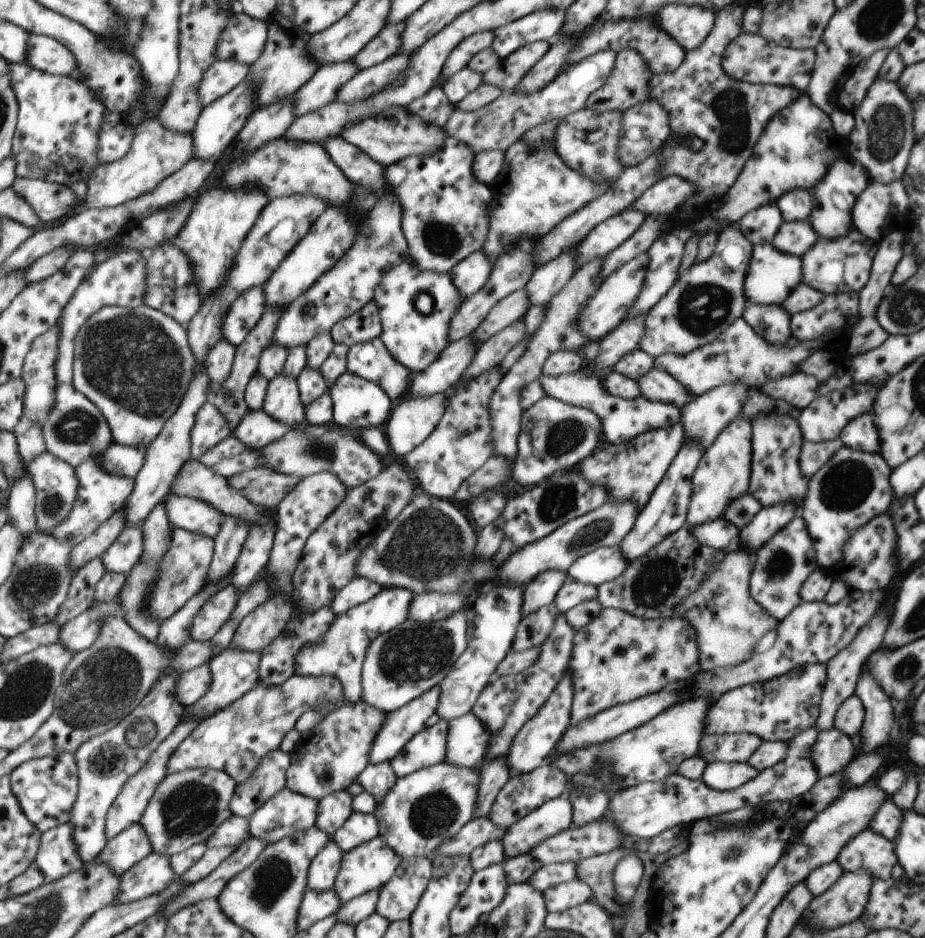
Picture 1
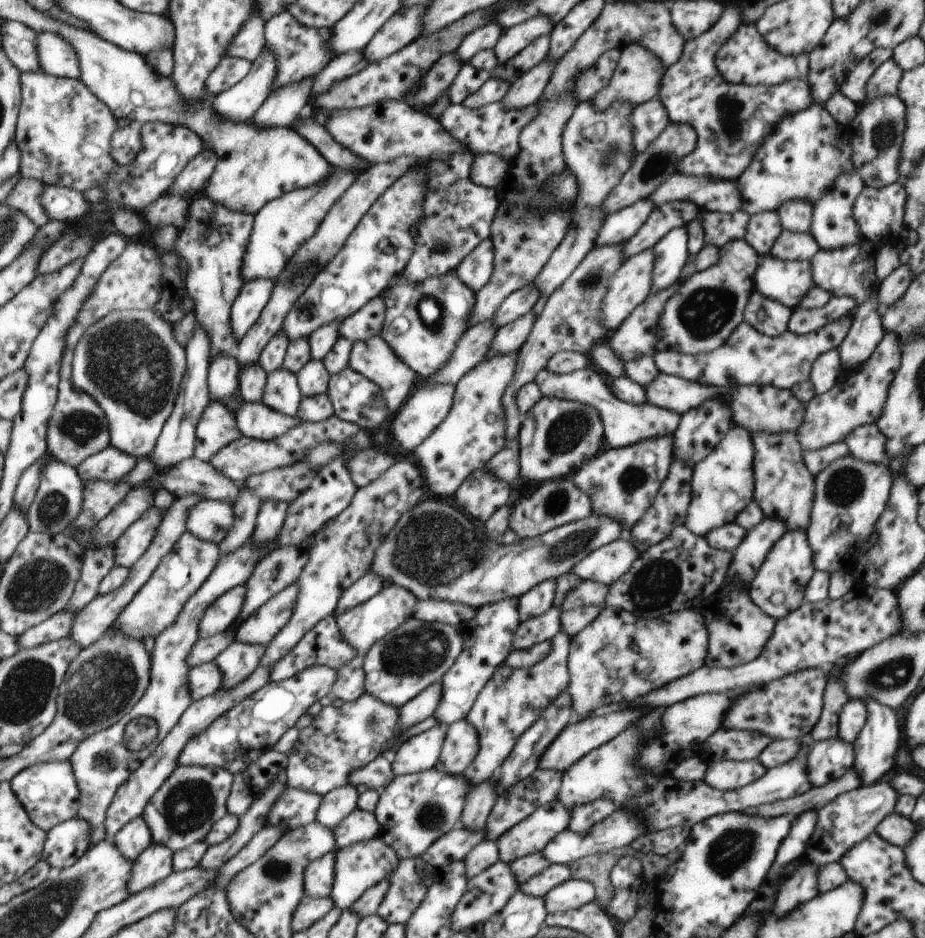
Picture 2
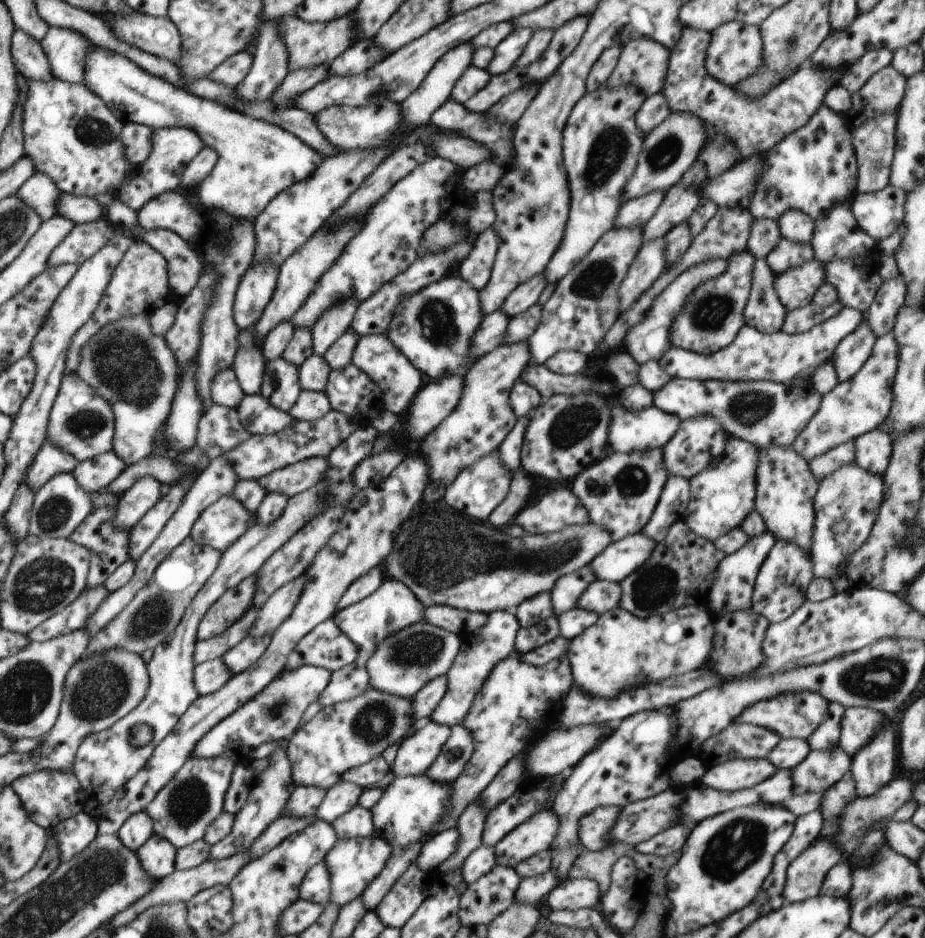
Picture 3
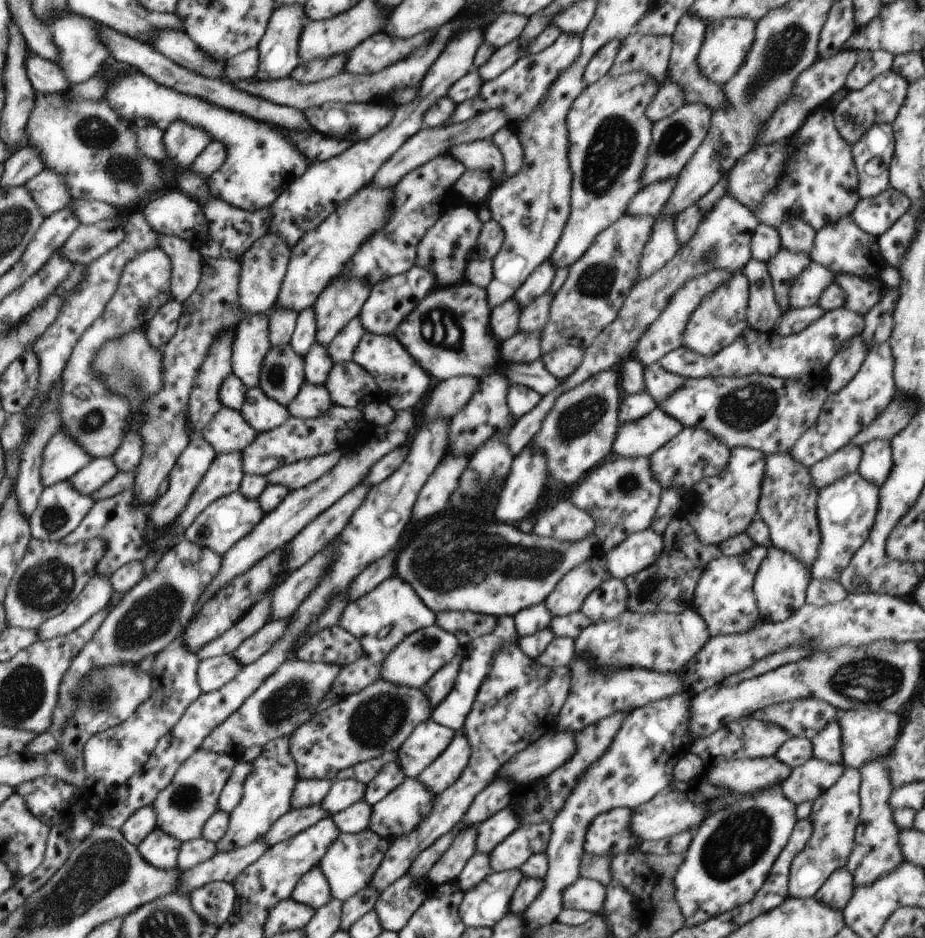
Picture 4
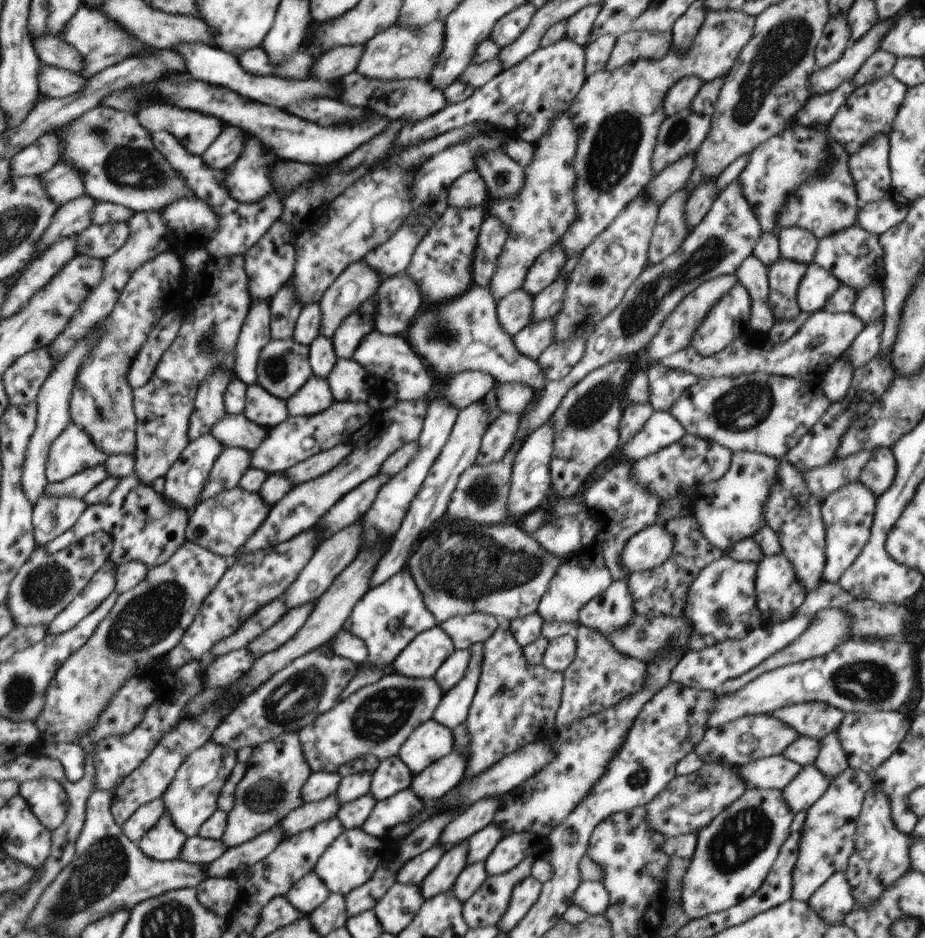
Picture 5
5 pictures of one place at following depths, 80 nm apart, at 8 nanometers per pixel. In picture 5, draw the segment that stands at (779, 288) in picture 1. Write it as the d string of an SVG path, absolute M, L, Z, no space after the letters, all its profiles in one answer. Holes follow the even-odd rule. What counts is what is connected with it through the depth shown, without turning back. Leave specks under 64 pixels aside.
M814 262L809 264L797 292L799 309L808 314L824 309L840 285L841 282L831 272Z

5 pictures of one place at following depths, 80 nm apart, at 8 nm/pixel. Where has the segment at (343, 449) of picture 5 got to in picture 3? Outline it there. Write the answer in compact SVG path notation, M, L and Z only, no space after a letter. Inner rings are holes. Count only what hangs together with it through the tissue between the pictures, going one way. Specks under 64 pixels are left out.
M310 457L284 468L273 470L258 482L266 492L279 492L290 498L322 481L328 467L327 457Z

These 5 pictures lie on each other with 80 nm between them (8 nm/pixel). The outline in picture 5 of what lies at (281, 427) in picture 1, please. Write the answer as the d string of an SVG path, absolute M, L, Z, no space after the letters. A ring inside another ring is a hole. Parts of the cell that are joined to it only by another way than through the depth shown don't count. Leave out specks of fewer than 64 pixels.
M257 382L247 385L247 406L243 412L253 423L272 428L289 417L287 401L270 394Z

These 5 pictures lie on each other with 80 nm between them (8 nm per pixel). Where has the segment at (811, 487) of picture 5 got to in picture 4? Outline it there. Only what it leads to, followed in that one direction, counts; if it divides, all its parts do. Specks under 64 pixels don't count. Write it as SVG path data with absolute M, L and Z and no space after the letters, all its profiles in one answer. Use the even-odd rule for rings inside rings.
M848 444L809 468L813 485L818 489L826 488L844 475L855 473L862 460L862 449Z

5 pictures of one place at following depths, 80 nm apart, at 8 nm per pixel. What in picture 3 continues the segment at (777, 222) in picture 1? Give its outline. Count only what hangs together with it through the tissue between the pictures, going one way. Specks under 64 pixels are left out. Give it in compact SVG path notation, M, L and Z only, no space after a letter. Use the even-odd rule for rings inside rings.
M755 219L747 240L747 250L756 259L766 259L778 246L782 237L777 222L770 219Z

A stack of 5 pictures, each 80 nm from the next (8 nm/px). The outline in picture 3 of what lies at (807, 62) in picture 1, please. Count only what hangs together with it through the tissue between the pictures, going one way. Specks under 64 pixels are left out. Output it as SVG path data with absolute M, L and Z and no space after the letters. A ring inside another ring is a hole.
M728 21L716 27L711 34L711 41L705 56L707 71L721 83L734 87L738 81L750 76L761 65L763 47L759 27L744 24L742 21Z

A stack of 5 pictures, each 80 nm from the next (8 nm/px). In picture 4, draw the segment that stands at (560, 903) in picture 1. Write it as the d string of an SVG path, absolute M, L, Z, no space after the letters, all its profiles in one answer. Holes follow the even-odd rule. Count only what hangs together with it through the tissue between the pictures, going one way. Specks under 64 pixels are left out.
M580 877L563 894L563 908L602 913L606 898L605 886L594 879Z

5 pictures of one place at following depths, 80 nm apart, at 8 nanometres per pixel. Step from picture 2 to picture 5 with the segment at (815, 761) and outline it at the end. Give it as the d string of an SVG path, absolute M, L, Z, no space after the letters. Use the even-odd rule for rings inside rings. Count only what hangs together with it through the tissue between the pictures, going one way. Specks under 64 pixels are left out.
M814 765L805 766L797 778L783 788L784 800L795 815L807 812L827 791L831 780Z

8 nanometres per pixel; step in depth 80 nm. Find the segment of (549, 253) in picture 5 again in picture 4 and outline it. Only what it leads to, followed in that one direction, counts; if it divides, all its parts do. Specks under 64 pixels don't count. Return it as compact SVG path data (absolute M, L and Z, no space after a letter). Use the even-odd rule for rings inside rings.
M551 256L542 262L539 267L534 269L534 272L532 272L524 281L524 284L515 292L514 298L521 308L524 308L535 298L550 290L556 269Z

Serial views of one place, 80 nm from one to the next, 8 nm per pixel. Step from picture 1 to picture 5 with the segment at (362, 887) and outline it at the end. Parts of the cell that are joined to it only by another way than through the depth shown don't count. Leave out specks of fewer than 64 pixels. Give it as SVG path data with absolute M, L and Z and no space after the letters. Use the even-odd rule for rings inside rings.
M361 828L345 829L326 848L312 872L323 881L330 893L338 893L346 896L352 889L364 884L373 875L379 864L384 862L384 854L388 849L389 845L383 839L369 835Z

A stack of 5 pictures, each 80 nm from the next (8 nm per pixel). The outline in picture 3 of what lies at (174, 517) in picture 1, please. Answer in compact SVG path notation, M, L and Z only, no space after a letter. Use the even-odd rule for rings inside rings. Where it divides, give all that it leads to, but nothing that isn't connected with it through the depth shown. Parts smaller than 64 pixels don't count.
M224 495L200 513L190 537L223 553L258 522L257 512L252 514L234 495Z

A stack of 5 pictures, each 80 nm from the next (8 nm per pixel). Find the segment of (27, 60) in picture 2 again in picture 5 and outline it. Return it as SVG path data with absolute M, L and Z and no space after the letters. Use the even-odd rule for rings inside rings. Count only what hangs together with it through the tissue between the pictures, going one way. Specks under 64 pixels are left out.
M42 64L37 78L40 95L61 99L82 92L87 78L71 73L67 70L54 68L52 65Z

